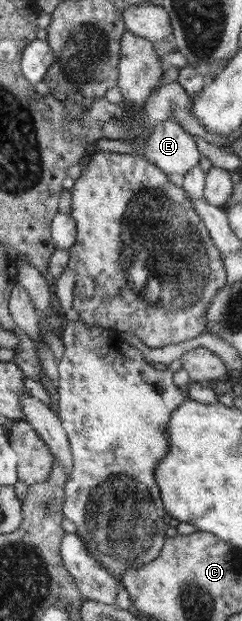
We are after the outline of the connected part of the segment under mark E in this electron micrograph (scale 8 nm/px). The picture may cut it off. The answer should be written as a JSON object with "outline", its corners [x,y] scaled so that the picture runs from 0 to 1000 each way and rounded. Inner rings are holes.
{"outline":[[[686,193],[669,200],[653,200],[645,206],[628,208],[628,214],[607,219],[607,224],[579,235],[562,230],[529,230],[517,225],[455,225],[409,224],[372,235],[384,245],[479,245],[479,248],[537,248],[537,250],[591,250],[616,261],[645,264],[686,282],[702,283],[711,290],[740,290],[798,269],[822,267],[826,250],[814,233],[806,232],[802,221],[769,214],[727,193]]]}

